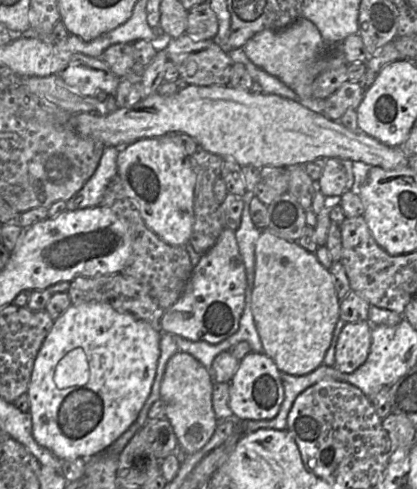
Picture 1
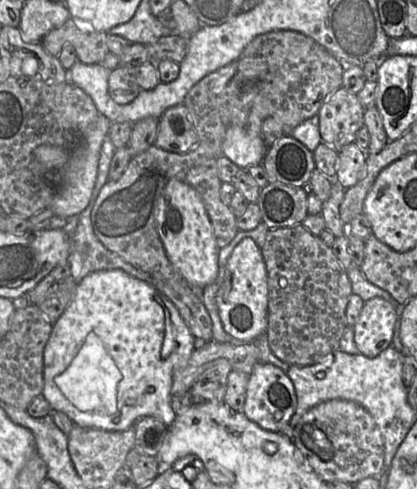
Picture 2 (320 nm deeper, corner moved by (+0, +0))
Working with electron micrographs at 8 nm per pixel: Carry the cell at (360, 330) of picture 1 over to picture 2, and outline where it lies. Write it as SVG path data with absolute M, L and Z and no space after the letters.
M381 297L365 301L352 326L359 353L374 358L388 348L397 320L397 311L389 301Z

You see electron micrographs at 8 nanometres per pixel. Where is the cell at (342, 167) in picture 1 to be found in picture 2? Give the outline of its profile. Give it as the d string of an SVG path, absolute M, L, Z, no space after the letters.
M353 142L345 145L338 154L335 178L347 189L355 185L364 175L368 152L362 151L357 143Z

